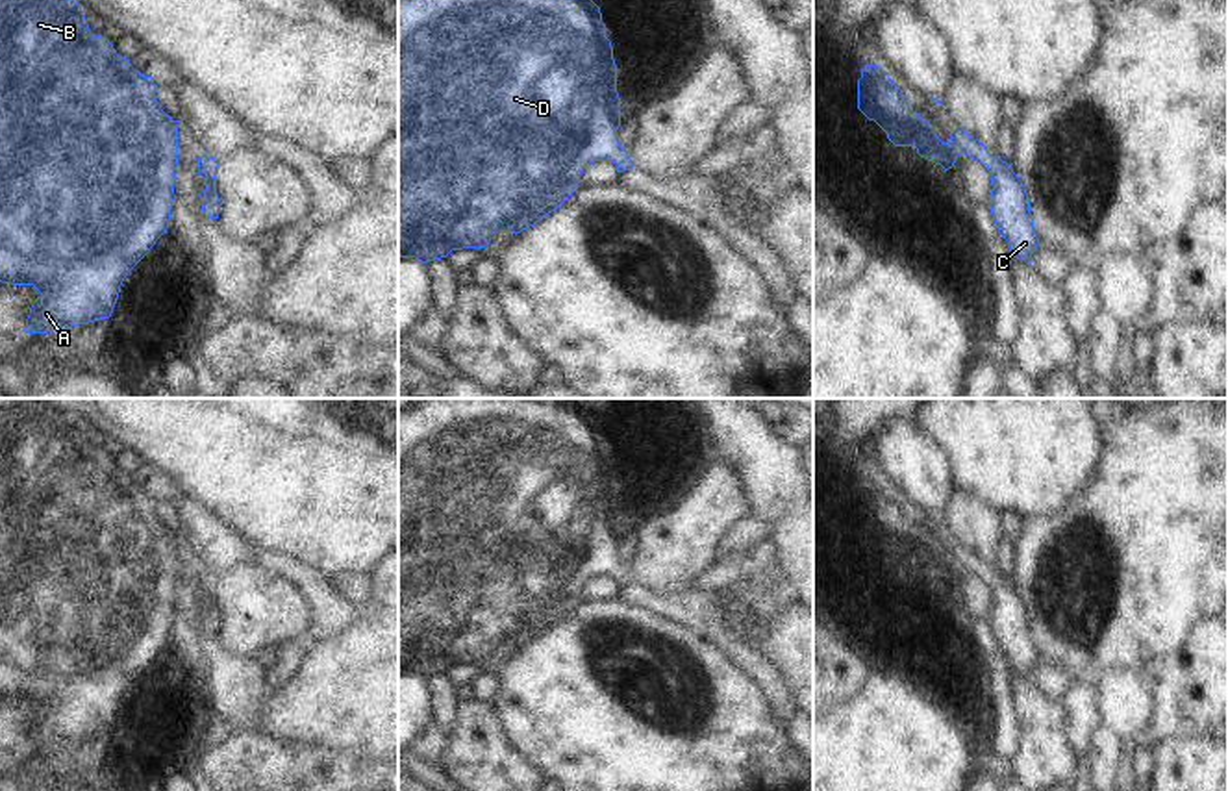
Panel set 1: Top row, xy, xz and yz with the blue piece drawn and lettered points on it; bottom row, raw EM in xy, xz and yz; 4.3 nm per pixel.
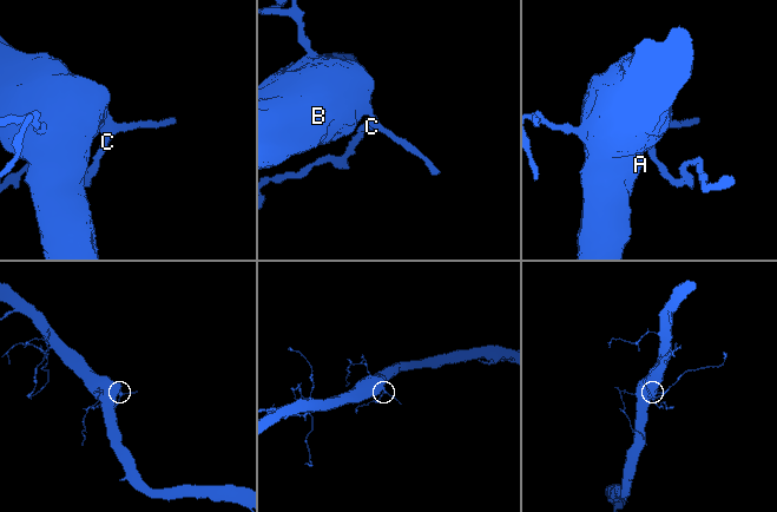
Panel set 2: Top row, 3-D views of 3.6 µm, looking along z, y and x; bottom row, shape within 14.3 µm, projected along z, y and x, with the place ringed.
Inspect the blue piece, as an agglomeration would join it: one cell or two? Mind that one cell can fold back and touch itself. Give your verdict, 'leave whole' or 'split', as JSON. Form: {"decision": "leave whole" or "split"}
{"decision": "leave whole"}

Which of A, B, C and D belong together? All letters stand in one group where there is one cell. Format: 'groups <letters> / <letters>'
groups A B C D

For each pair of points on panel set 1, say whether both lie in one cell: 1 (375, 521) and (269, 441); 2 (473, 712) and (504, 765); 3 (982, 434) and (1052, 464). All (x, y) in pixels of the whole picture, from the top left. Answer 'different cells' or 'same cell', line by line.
1: same cell
2: same cell
3: same cell

